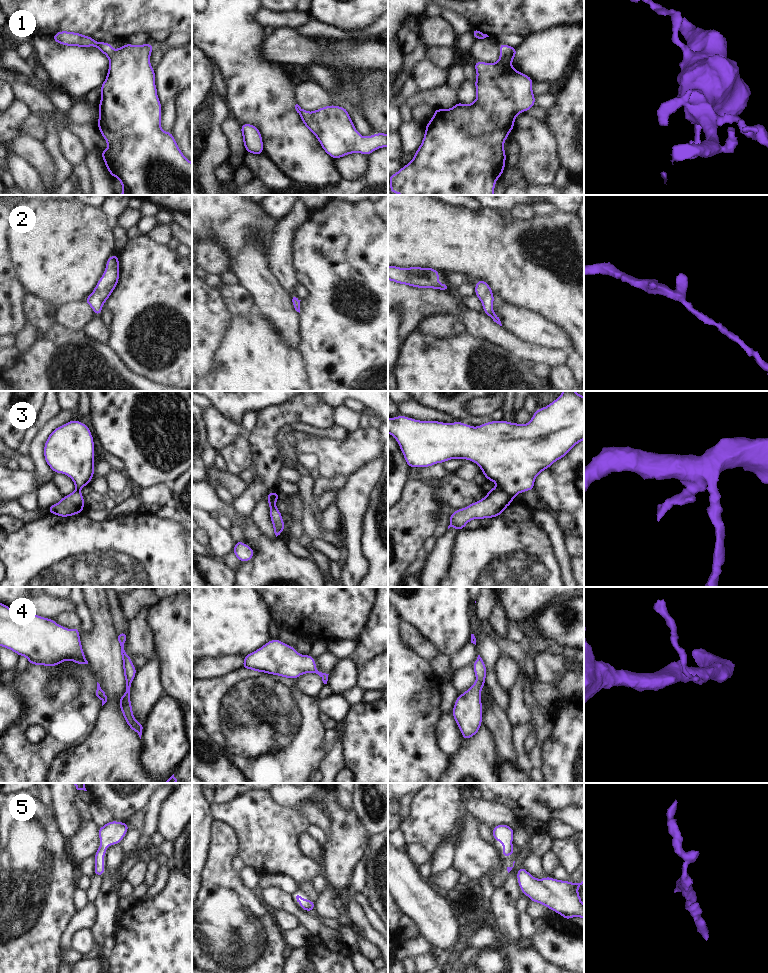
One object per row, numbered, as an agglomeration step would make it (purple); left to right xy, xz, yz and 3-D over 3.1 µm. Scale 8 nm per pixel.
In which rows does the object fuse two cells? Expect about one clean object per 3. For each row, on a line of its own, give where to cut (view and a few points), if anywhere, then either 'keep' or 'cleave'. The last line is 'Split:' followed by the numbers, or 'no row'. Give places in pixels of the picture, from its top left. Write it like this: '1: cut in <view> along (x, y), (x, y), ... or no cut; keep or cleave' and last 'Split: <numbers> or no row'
1: no cut; keep
2: no cut; keep
3: cut in yz along (498, 487), (512, 499); cleave
4: no cut; keep
5: no cut; keep
Split: 3

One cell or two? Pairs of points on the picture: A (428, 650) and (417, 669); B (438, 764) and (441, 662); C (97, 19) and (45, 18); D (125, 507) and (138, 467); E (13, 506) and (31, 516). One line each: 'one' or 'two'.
A: two
B: two
C: one
D: two
E: one

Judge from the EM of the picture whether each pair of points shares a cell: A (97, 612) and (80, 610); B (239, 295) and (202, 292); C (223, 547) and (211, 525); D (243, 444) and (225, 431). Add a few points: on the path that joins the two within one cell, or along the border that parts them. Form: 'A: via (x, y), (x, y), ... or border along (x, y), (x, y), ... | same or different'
A: border along (83, 597), (92, 621), (92, 628), (86, 634) | different
B: border along (215, 284), (232, 315) | different
C: via (221, 542), (213, 530) | same
D: border along (244, 431), (219, 450) | different

